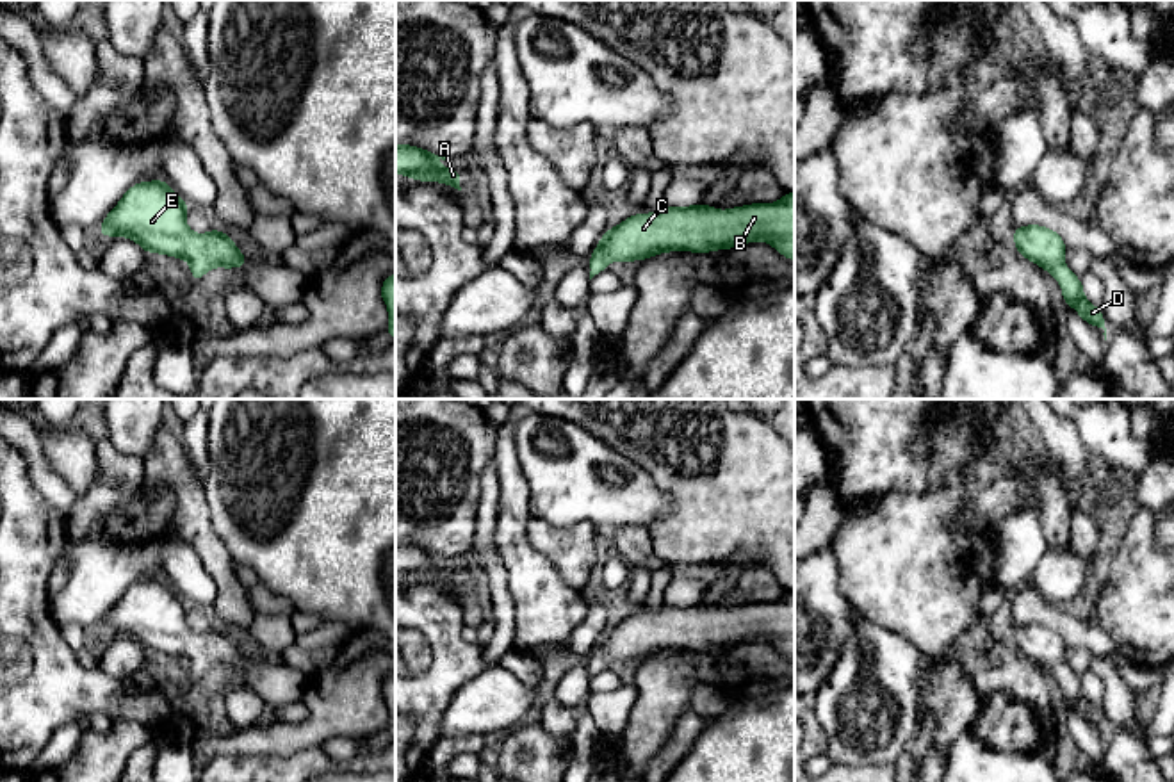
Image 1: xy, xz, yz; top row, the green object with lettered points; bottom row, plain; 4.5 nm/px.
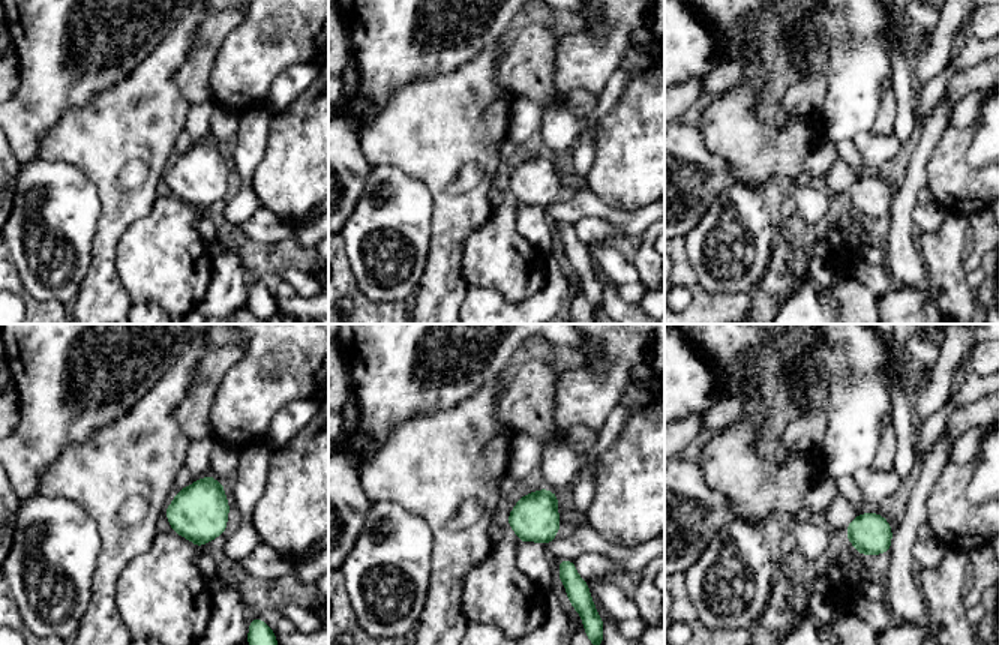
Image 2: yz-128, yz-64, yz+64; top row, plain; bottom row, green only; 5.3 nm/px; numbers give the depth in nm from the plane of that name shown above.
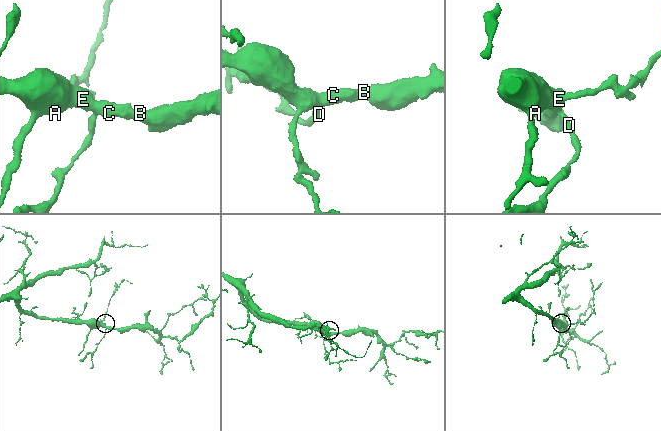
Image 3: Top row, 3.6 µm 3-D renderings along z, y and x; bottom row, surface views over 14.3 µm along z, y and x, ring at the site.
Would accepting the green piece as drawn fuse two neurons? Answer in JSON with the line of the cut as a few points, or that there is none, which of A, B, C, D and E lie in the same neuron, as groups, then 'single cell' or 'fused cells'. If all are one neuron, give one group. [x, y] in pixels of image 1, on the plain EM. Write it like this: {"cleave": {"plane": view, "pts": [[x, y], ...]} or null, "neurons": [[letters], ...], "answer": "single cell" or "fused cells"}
{"cleave": null, "neurons": [["A", "B", "C", "D", "E"]], "answer": "single cell"}

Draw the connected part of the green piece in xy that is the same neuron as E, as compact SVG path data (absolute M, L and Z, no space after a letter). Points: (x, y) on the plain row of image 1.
M164 581L132 584L107 613L98 631L103 636L126 636L146 652L160 652L187 659L192 680L212 666L244 666L246 657L235 641L219 629L194 632L187 622L189 604Z

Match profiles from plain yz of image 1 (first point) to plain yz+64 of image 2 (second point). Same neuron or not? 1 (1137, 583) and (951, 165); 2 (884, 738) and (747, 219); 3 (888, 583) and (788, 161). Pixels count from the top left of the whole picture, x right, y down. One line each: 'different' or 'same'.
1: same
2: same
3: same

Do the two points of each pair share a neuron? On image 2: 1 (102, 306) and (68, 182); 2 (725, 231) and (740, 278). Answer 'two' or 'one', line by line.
1: two
2: one

